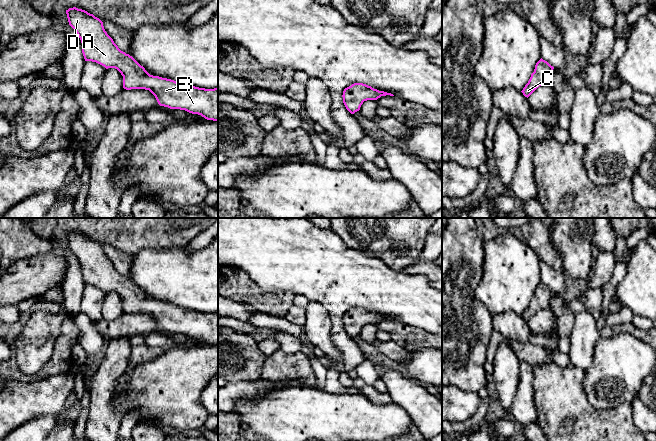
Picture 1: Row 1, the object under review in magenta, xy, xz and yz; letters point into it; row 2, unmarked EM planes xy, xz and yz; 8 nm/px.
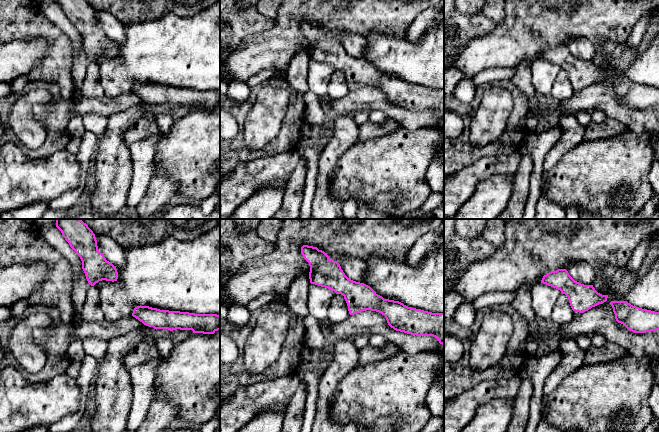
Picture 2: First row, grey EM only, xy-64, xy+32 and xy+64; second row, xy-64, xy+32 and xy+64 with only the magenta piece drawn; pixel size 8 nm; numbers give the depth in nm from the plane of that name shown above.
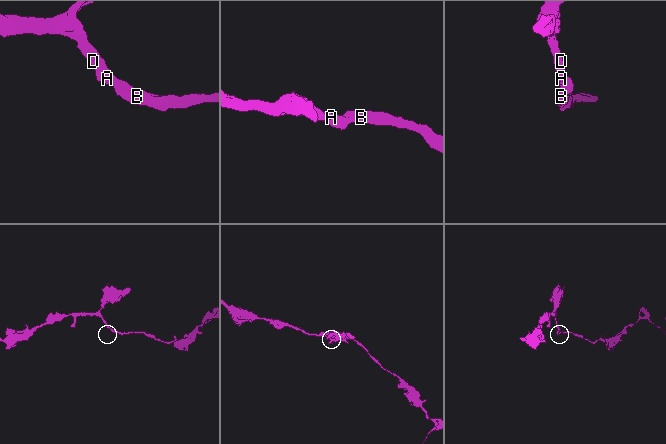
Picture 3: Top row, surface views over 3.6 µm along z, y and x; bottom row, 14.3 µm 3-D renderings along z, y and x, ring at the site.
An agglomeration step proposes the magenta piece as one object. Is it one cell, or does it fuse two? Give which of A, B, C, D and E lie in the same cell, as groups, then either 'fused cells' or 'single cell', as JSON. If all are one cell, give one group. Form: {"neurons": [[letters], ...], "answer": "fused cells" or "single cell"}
{"neurons": [["A", "B", "C", "D", "E"]], "answer": "single cell"}

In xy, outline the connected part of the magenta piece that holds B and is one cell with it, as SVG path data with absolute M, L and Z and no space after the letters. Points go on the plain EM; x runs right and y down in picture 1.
M76 231L66 234L66 238L69 249L81 264L85 285L117 293L123 300L124 313L149 314L160 330L218 345L218 312L199 312L150 299L132 280L118 272L99 242Z

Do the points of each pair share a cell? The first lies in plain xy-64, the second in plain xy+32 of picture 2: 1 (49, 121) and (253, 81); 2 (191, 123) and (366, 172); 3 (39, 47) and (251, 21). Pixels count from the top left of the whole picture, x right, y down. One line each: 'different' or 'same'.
1: different
2: same
3: different

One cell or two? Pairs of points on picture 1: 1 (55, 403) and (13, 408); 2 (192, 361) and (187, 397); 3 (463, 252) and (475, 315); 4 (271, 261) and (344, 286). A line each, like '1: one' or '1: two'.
1: one
2: one
3: one
4: one

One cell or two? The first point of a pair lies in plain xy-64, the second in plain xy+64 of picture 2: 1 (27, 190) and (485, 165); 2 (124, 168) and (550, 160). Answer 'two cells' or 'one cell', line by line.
1: one cell
2: one cell

